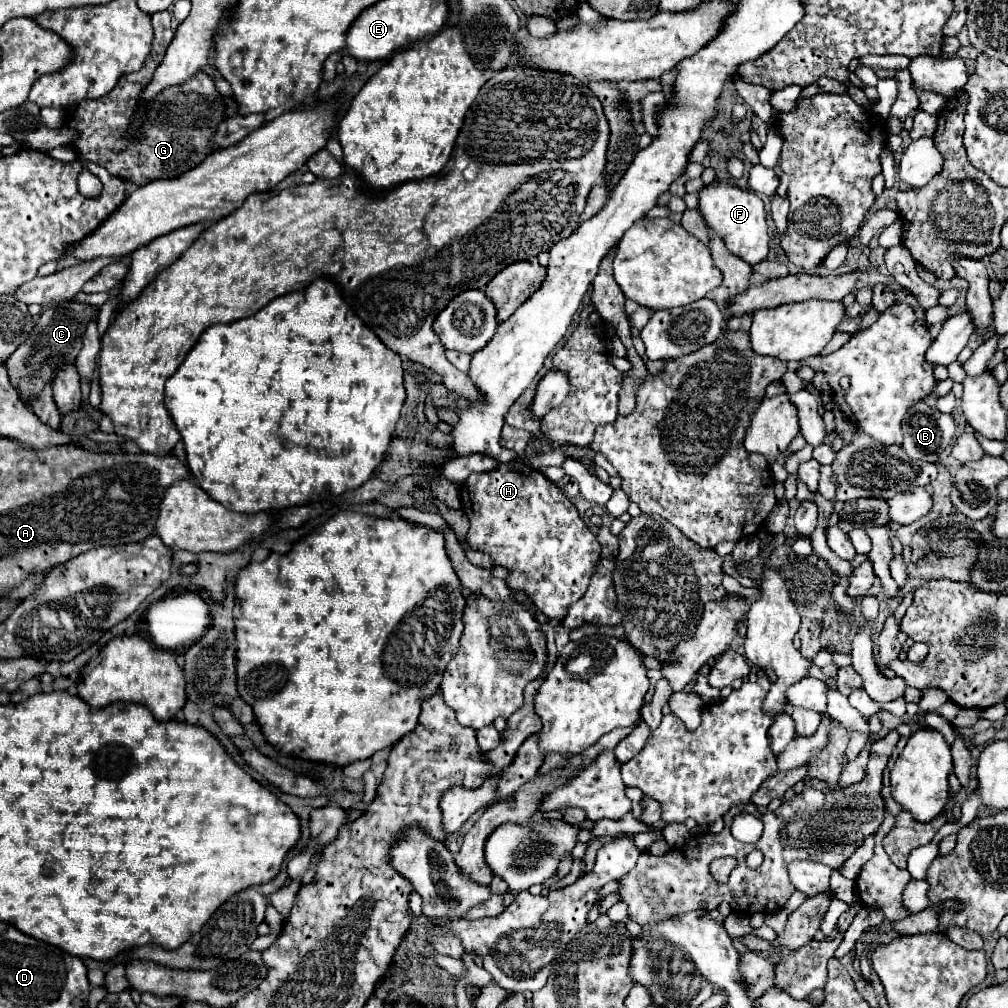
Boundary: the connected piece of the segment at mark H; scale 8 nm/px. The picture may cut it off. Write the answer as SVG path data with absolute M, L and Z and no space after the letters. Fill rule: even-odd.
M518 459L500 463L488 473L472 473L462 483L460 495L462 511L470 521L470 531L466 535L468 545L488 553L496 565L502 565L510 571L506 583L512 591L524 591L546 617L562 619L568 607L586 593L594 565L600 559L600 543L580 519L572 501L554 481L546 479L540 471Z

